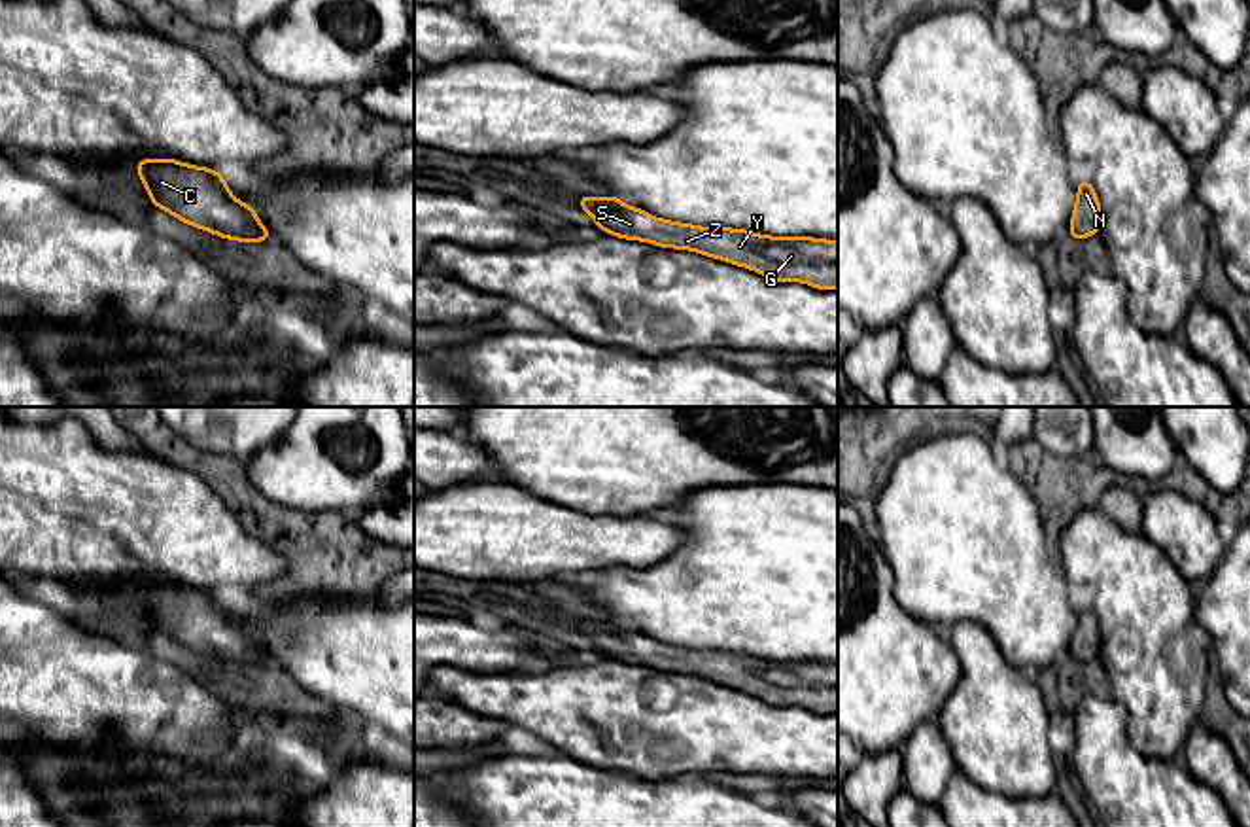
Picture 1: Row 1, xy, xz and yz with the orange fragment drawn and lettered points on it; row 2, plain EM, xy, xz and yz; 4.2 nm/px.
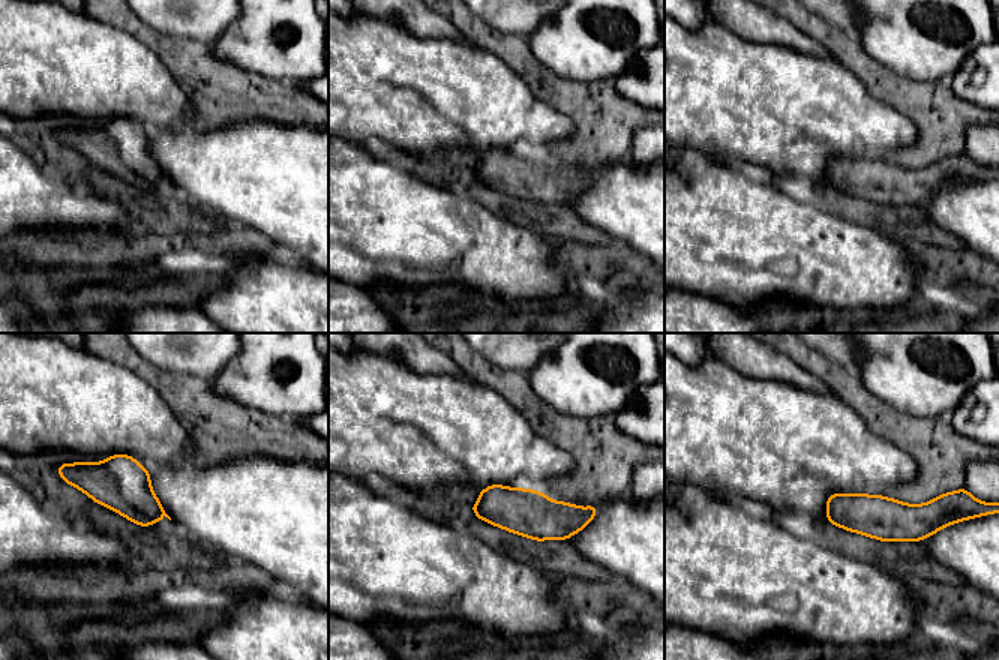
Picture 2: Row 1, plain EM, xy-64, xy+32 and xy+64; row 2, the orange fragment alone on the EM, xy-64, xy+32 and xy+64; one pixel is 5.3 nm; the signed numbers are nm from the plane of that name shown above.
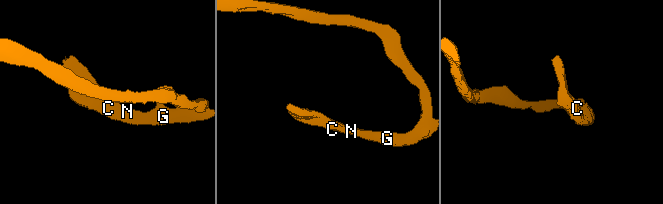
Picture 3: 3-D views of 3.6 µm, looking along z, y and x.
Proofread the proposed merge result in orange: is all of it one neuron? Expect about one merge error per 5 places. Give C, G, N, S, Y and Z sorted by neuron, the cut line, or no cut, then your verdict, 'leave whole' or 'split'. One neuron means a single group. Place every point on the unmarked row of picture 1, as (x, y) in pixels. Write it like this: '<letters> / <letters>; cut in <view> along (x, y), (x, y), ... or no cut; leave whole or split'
C G N S Y Z; no cut; leave whole

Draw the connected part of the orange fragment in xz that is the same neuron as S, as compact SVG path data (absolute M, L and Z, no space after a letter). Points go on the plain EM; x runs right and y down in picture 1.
M581 619L579 630L601 657L660 672L692 674L747 691L775 706L806 706L815 713L838 713L838 666L811 660L770 660L749 653L698 651L660 643L626 630L618 621Z

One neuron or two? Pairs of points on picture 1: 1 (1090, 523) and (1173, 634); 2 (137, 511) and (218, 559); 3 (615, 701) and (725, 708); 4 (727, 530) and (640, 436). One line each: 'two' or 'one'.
1: one
2: one
3: one
4: two

